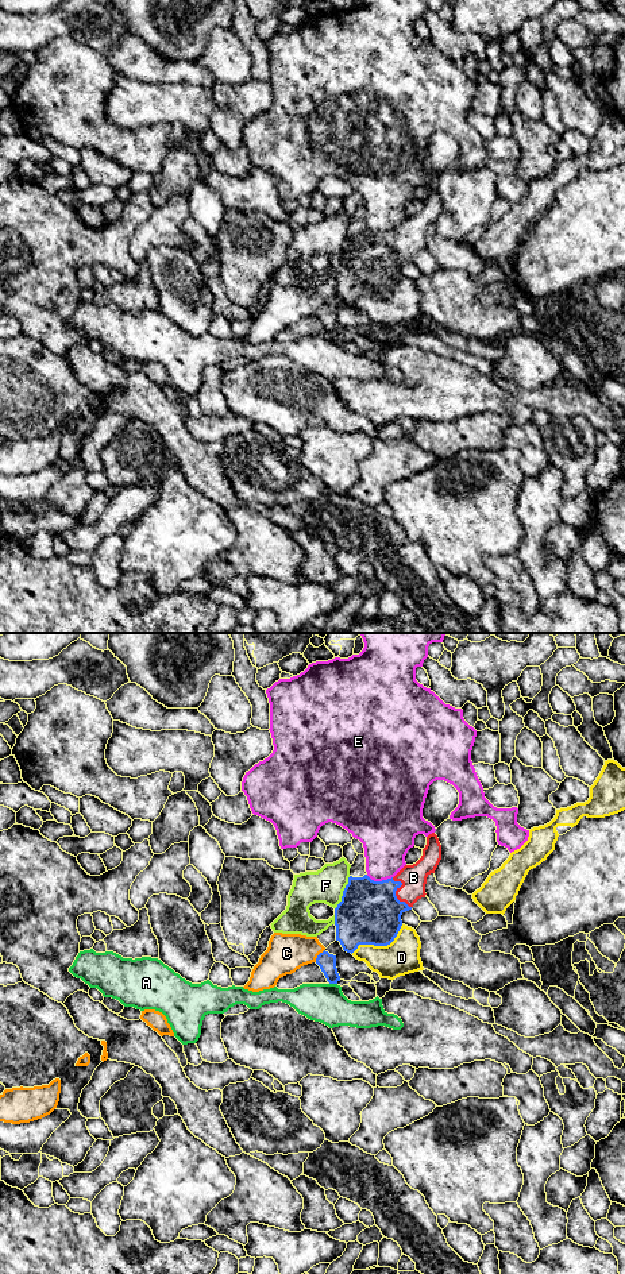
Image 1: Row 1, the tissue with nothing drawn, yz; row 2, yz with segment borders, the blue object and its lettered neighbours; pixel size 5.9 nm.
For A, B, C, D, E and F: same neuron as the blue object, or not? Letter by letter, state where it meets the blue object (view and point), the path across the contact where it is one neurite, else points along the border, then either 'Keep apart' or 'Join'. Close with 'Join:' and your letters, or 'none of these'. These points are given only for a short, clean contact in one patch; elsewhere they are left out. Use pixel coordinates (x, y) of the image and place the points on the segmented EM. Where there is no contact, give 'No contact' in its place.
A: Touches blue at yz (334, 983). Boundary: yz (330, 983), (336, 984). Keep apart
B: Touches blue at yz (394, 892). Join
C: Touches blue at yz (317, 956). Boundary: yz (324, 949), (315, 961). Keep apart
D: Touches blue at yz (379, 945). Keep apart
E: Touches blue at yz (379, 881). Keep apart
F: Touches blue at yz (343, 892). Keep apart
Join: B

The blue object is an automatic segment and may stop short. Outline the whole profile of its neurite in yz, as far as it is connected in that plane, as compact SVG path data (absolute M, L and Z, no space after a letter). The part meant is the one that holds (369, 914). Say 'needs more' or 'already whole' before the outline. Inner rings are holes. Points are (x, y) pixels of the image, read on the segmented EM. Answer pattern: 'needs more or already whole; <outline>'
needs more; M432 833L421 858L394 877L374 881L367 875L350 876L335 908L336 941L343 950L352 954L359 945L390 945L402 926L401 915L425 897L427 877L435 873L440 860L441 845Z

